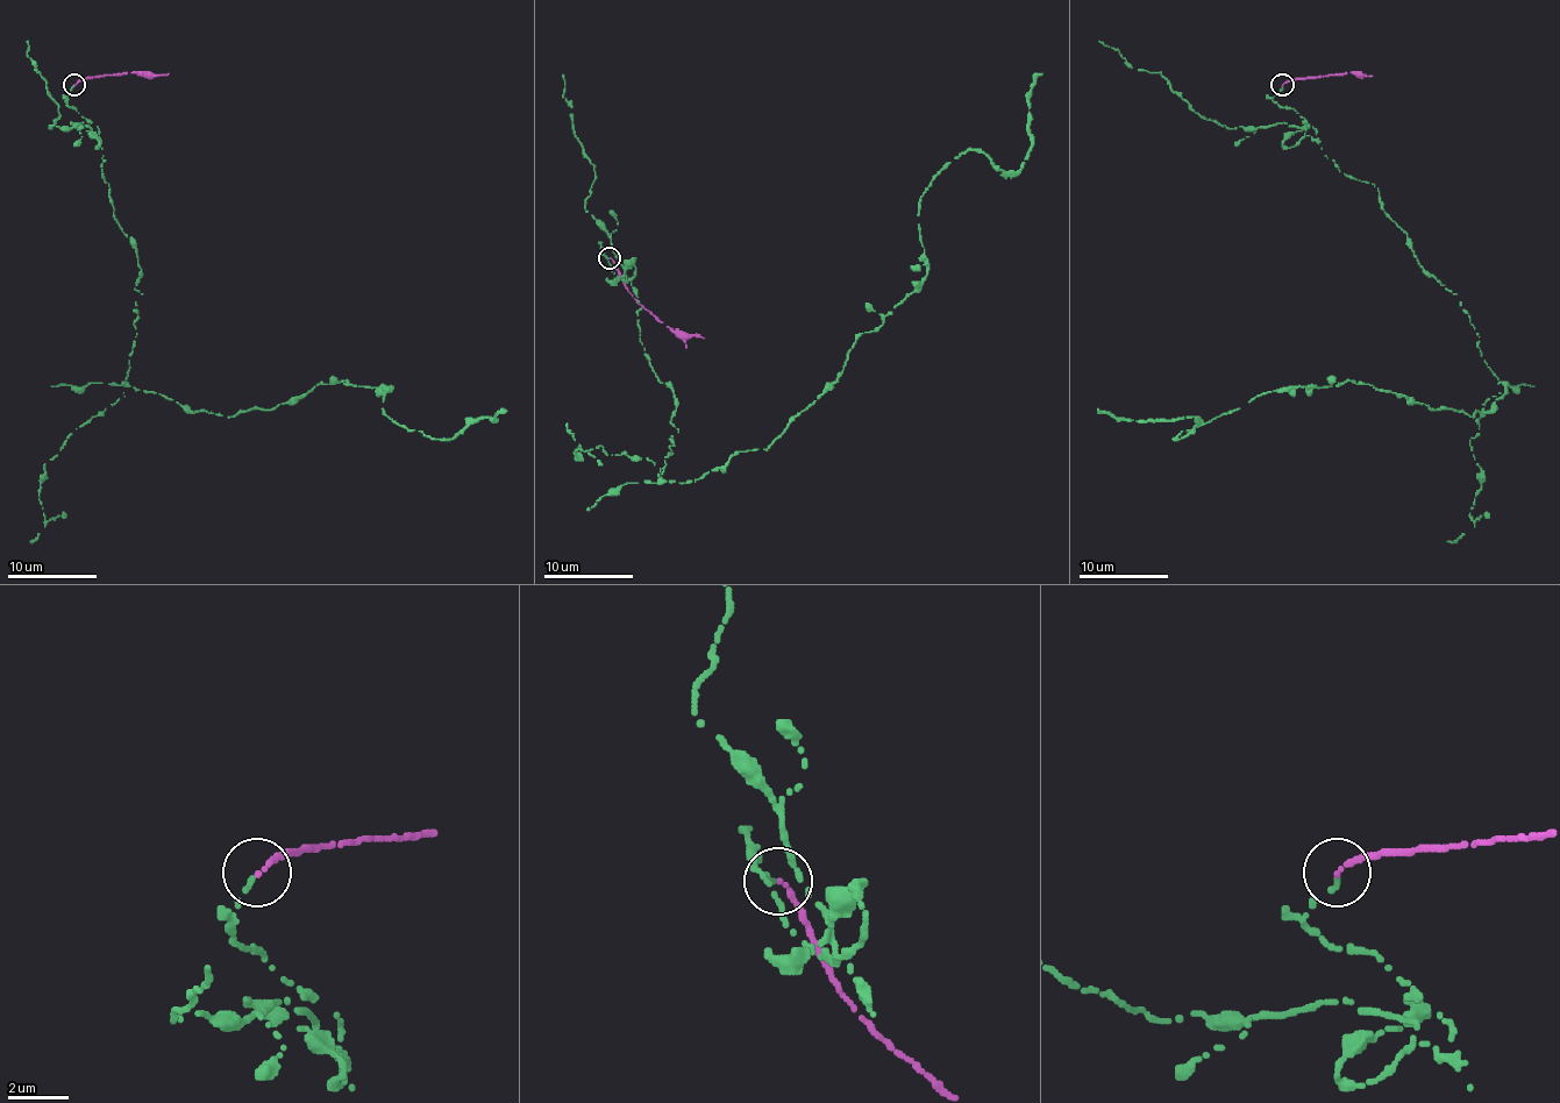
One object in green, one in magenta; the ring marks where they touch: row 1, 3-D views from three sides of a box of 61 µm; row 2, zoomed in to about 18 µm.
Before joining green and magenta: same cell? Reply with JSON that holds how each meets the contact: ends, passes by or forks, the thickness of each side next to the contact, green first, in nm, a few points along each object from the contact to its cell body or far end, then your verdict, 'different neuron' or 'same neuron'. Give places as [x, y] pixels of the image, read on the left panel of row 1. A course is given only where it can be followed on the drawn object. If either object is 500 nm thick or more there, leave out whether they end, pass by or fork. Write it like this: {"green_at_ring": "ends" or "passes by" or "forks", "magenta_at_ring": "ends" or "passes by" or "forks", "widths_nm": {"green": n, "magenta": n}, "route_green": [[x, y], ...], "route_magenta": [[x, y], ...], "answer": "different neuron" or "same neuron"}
{"green_at_ring": "ends", "magenta_at_ring": "ends", "widths_nm": {"green": 150, "magenta": 170}, "route_green": [[73, 86], [141, 269], [129, 385], [230, 417], [318, 383], [390, 385], [383, 412], [447, 440], [507, 410]], "route_magenta": [[73, 84], [98, 76], [168, 73]], "answer": "different neuron"}

